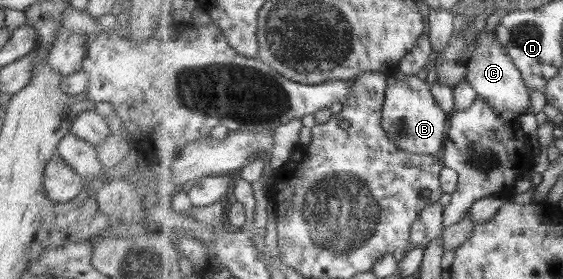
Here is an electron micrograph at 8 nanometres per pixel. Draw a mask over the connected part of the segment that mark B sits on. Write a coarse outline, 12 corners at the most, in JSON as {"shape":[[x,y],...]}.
{"shape":[[389,72],[382,127],[401,149],[441,154],[449,114],[432,85]]}

